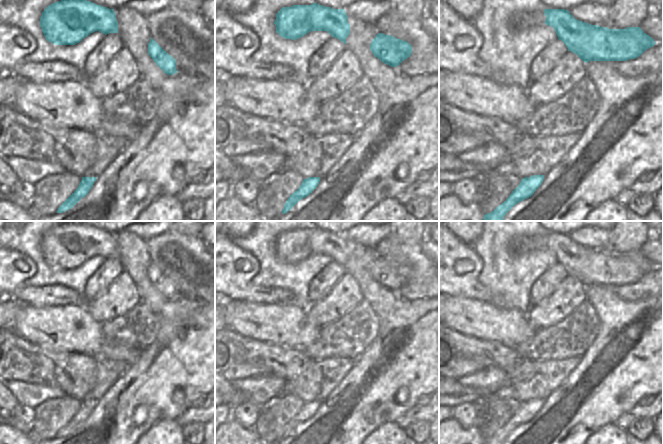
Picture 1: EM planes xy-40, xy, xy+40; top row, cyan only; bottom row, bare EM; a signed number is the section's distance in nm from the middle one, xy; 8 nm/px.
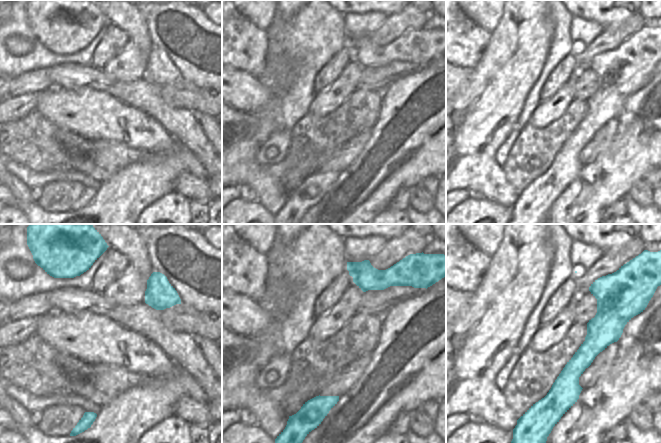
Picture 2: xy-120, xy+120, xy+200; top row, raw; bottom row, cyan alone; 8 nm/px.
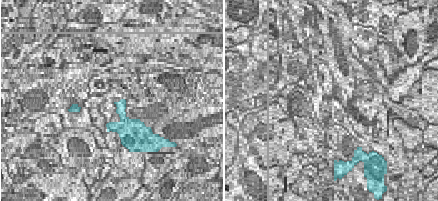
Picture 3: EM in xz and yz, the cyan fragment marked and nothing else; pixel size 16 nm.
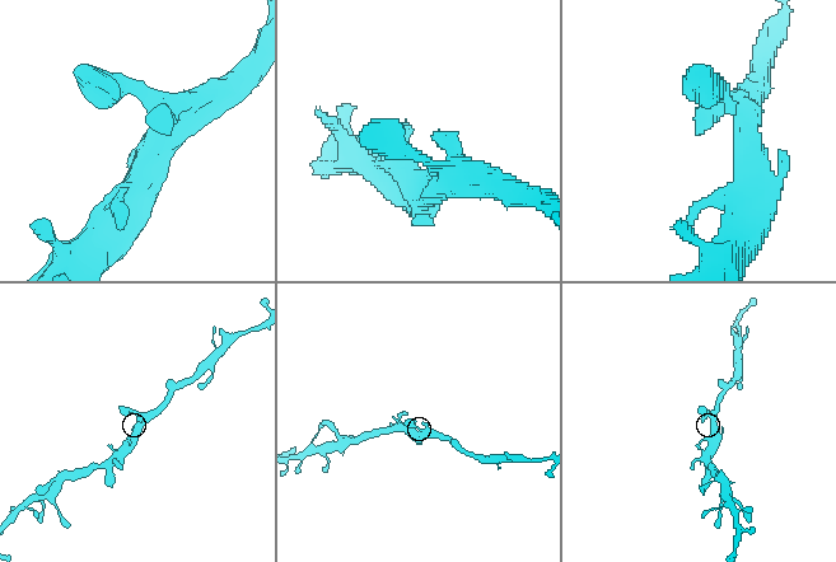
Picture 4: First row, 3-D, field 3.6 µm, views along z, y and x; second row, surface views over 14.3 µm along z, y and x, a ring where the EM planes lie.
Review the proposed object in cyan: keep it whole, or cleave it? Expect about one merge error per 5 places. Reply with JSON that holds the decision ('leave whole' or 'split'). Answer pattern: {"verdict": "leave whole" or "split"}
{"verdict": "leave whole"}

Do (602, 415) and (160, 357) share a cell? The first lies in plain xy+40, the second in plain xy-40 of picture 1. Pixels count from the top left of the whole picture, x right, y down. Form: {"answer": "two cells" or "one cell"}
{"answer": "one cell"}

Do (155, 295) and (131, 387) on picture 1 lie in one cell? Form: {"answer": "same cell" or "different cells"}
{"answer": "same cell"}

